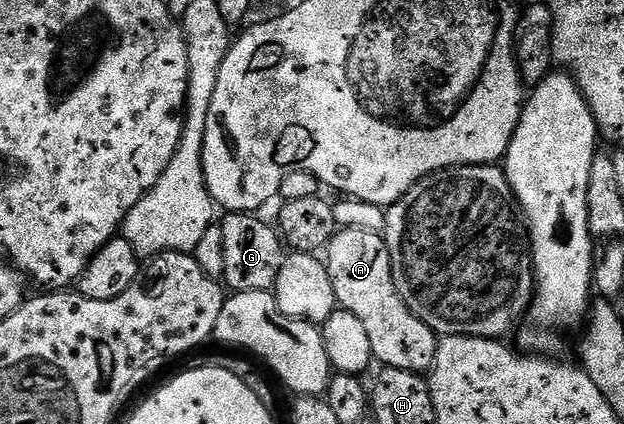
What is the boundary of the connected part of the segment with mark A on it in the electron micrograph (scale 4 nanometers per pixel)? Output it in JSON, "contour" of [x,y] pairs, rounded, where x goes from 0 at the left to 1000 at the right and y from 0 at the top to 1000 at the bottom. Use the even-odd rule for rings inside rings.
{"contour":[[[563,533],[558,542],[550,538],[538,540],[537,552],[530,559],[530,573],[526,575],[521,592],[521,616],[524,620],[524,639],[527,642],[527,660],[534,660],[534,689],[537,691],[537,710],[545,724],[559,736],[566,736],[566,745],[572,745],[572,755],[579,755],[585,783],[591,790],[591,811],[598,821],[598,847],[609,866],[622,863],[623,868],[643,868],[649,877],[662,877],[663,882],[683,884],[691,870],[691,861],[697,854],[697,833],[704,818],[704,797],[696,778],[688,776],[675,755],[668,755],[668,745],[662,745],[662,736],[655,736],[655,726],[649,717],[649,708],[643,708],[643,698],[636,689],[636,679],[630,670],[630,642],[627,639],[627,616],[623,613],[623,585],[617,575],[612,550],[595,542],[580,542],[575,533]]]}

